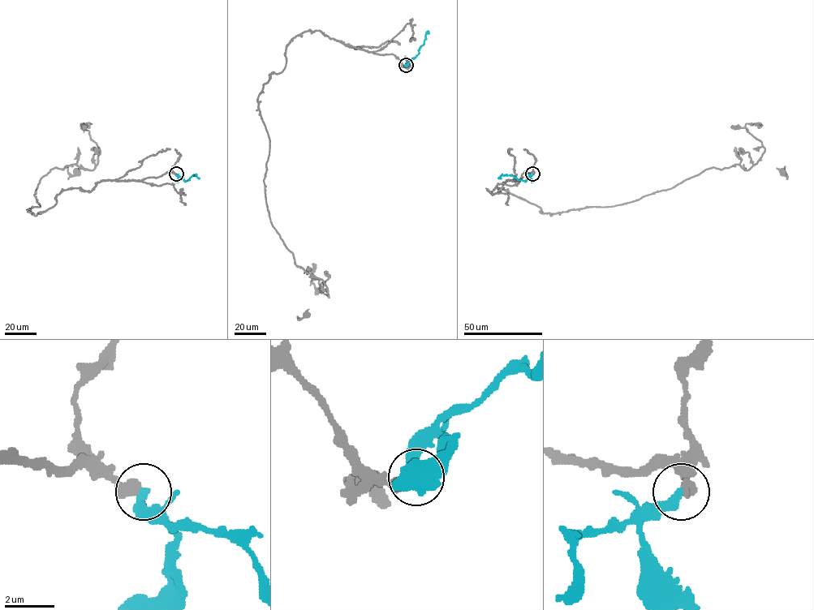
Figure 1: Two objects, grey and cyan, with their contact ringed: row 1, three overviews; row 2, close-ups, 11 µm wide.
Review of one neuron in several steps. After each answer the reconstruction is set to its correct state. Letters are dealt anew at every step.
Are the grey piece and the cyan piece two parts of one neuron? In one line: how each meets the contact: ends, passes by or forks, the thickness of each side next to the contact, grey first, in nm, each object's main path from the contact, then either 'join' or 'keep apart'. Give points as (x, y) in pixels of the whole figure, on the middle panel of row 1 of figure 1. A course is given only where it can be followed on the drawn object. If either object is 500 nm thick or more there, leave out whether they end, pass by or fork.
grey ends there; cyan ends there; 400 nm thick on the grey side, 400 nm on the other; grey runs (406, 66), (304, 31), (259, 96), (270, 221), (296, 265), (328, 291), (307, 314); cyan runs (406, 65), (419, 53), (428, 31); keep apart

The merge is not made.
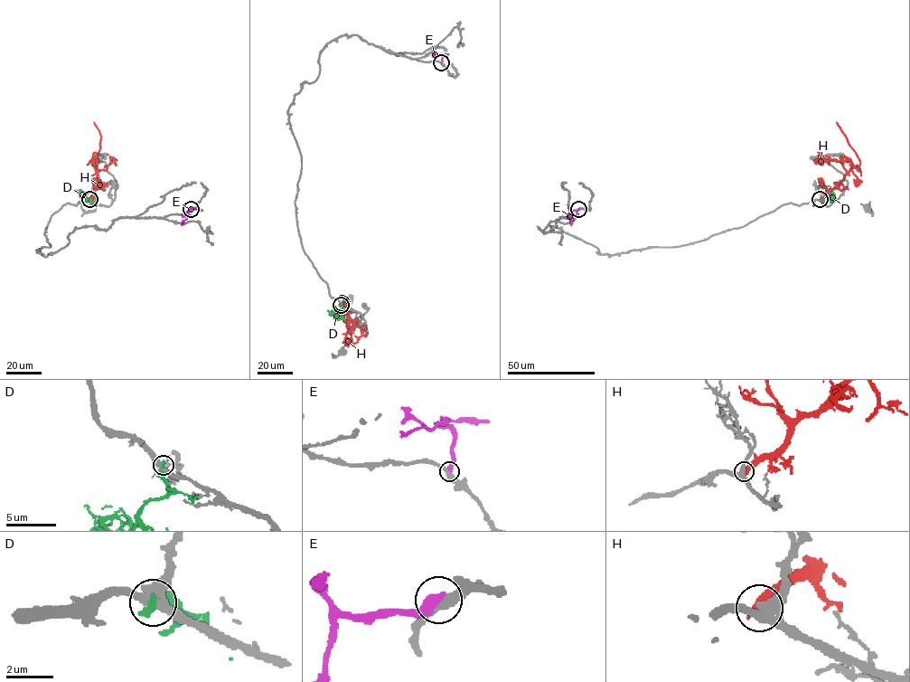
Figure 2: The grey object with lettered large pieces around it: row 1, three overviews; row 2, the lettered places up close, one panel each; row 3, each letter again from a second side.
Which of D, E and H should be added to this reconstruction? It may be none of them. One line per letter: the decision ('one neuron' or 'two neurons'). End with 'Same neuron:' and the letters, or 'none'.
D: two neurons
E: two neurons
H: two neurons
Same neuron: none

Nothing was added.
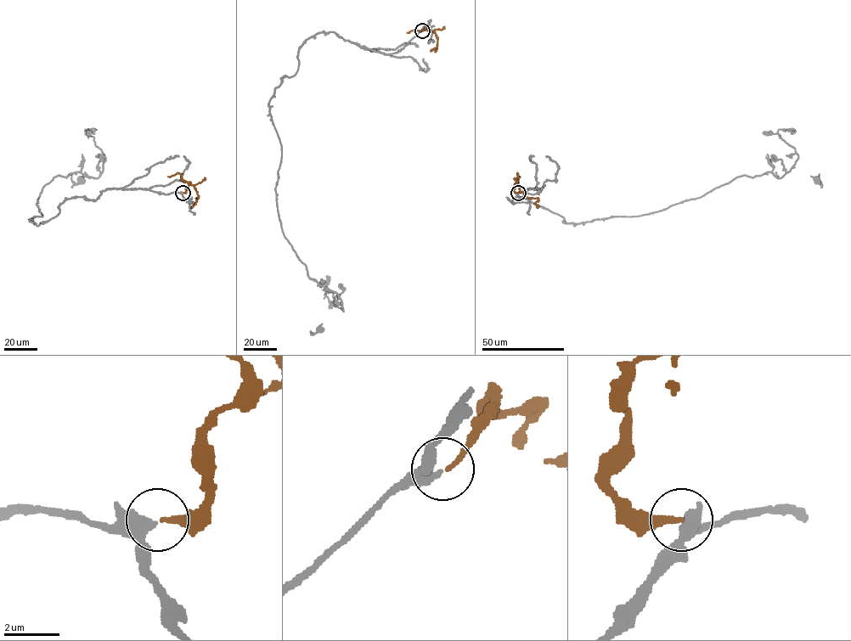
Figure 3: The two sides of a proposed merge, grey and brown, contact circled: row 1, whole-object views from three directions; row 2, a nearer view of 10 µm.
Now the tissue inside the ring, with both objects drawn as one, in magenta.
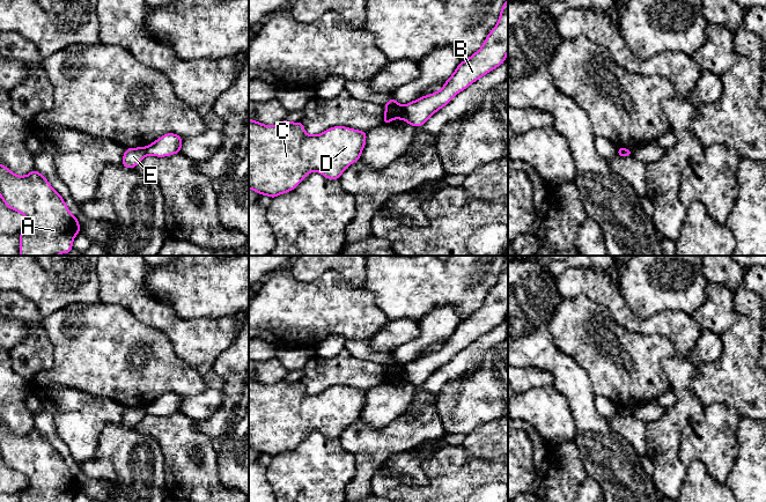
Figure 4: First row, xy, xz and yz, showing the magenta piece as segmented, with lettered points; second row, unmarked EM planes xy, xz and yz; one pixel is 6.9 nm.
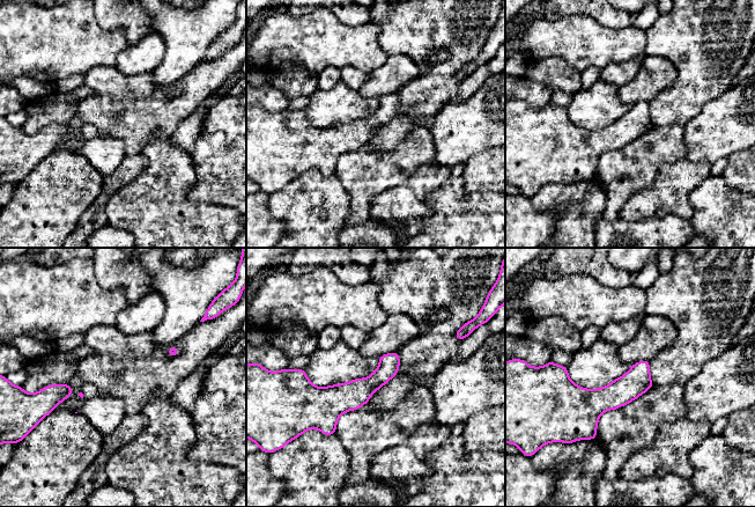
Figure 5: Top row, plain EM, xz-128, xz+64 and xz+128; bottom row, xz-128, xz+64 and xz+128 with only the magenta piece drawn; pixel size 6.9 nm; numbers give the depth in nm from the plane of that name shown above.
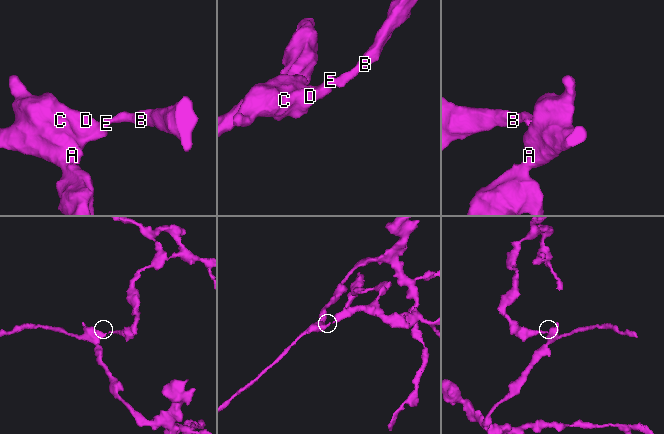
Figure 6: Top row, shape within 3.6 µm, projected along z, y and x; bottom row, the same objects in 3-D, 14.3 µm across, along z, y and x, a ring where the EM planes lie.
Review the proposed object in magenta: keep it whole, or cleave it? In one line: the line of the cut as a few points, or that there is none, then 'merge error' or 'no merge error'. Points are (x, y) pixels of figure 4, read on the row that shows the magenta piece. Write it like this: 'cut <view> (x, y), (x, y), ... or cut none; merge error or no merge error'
cut xz (403, 106), (404, 118); merge error

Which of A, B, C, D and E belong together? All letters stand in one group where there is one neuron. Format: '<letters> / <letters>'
A C D E / B

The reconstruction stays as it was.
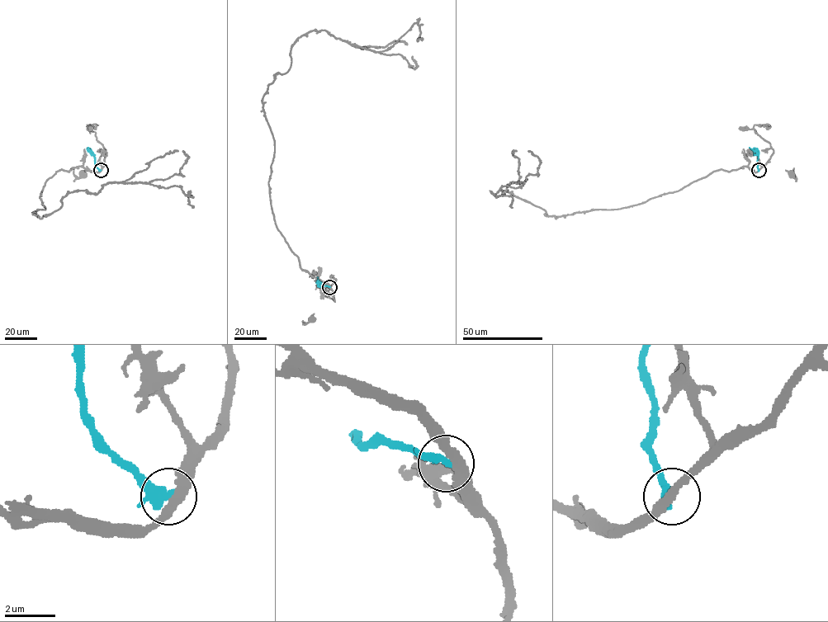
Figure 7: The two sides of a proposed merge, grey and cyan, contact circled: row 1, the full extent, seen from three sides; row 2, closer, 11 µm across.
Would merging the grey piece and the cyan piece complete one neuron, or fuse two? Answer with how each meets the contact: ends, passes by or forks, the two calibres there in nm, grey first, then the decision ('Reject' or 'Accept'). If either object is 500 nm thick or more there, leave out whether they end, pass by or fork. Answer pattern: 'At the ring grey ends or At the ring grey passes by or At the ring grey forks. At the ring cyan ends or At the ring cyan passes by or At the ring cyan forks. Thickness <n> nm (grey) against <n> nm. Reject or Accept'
At the ring grey passes by. At the ring cyan passes by. Thickness 360 nm (grey) against 280 nm. Reject

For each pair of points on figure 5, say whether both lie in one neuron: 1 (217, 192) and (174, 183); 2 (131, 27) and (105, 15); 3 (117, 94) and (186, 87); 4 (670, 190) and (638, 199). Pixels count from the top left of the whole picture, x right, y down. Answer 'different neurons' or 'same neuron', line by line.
1: different neurons
2: same neuron
3: same neuron
4: same neuron

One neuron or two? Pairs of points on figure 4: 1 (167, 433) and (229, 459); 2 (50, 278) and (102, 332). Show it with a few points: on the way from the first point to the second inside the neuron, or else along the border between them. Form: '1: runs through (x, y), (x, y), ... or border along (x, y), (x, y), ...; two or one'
1: border along (199, 432), (210, 440), (220, 480); two
2: border along (98, 300), (91, 303), (70, 303), (50, 315); two

